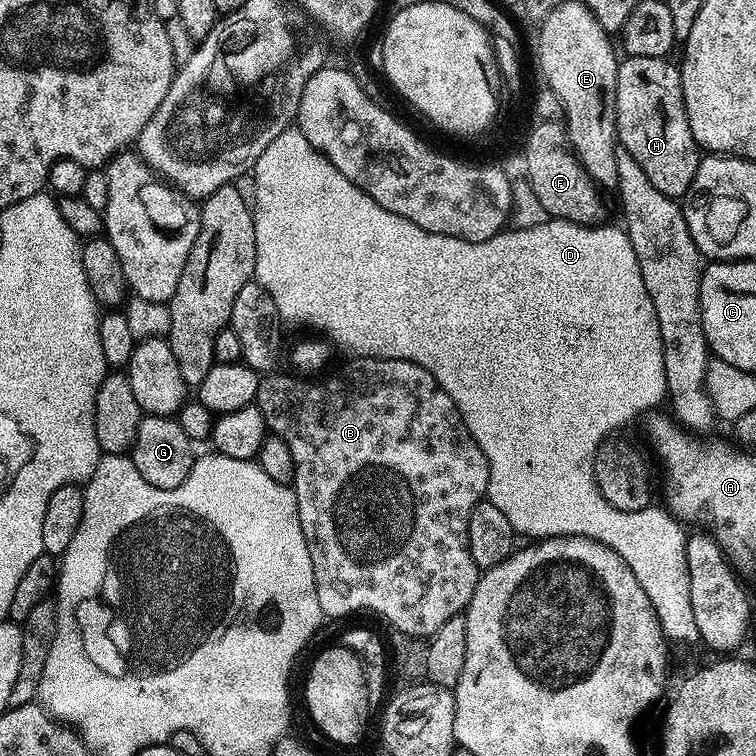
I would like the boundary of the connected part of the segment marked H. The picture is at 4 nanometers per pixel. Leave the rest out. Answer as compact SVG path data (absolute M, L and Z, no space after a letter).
M628 56L621 59L616 65L616 135L618 137L619 147L624 148L634 158L634 162L638 162L638 166L642 166L642 170L646 170L646 178L650 178L650 182L654 182L654 186L658 186L658 190L662 190L662 194L673 198L683 198L688 193L690 182L694 182L694 174L698 170L702 159L702 149L696 143L694 134L690 130L690 122L686 118L686 110L684 109L684 95L682 94L682 82L680 81L680 70L675 63L671 64L671 59L655 56L654 58L642 58L641 56Z

